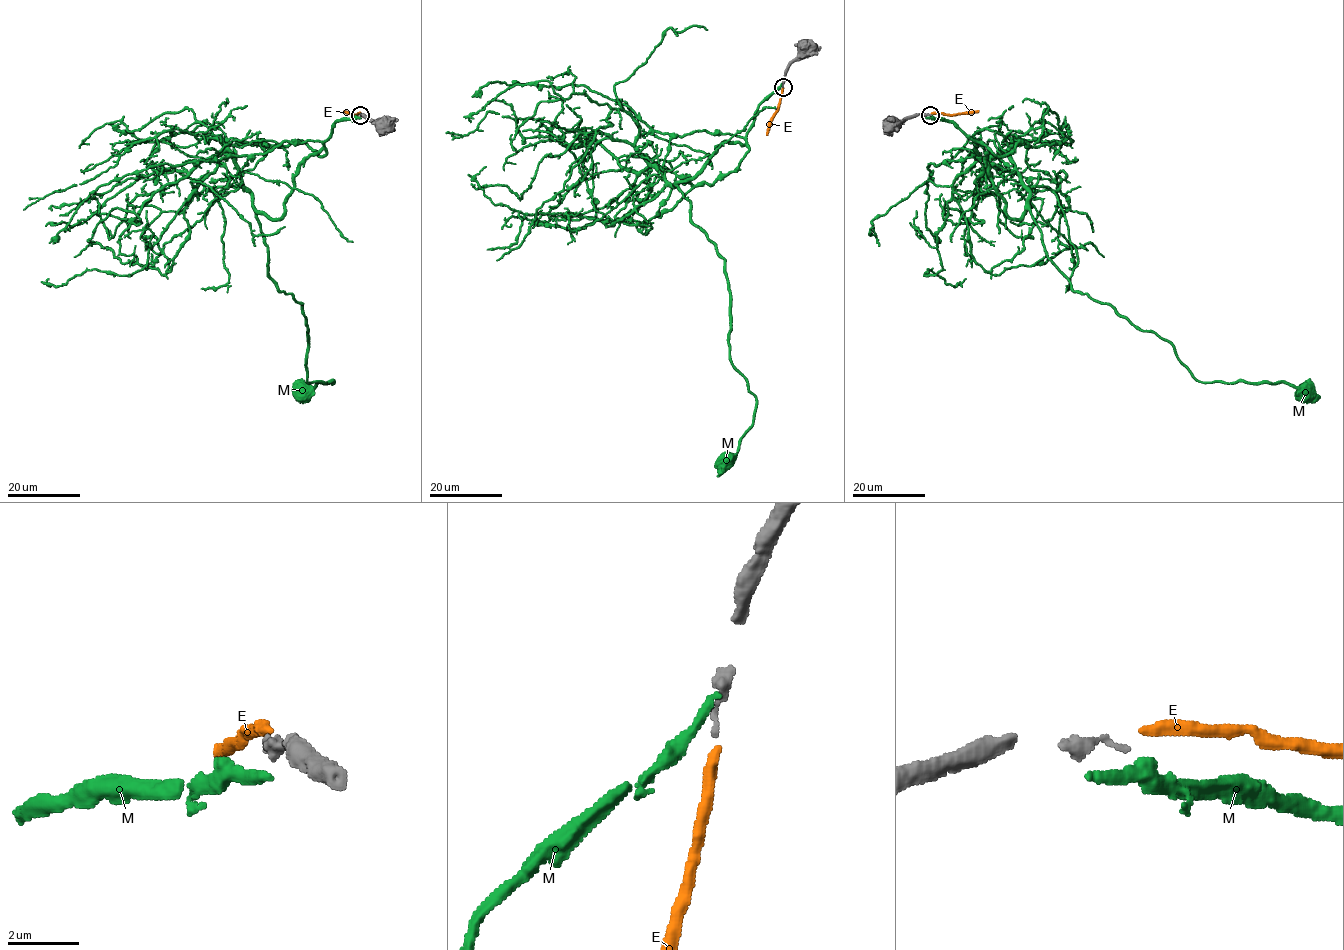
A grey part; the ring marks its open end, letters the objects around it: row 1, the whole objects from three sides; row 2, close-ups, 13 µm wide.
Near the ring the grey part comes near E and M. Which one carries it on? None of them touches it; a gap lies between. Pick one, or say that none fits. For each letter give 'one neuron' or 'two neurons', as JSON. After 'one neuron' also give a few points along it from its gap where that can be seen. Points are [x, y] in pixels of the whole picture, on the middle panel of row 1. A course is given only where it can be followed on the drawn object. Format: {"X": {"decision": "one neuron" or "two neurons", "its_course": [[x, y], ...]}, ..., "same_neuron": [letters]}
{"E": {"decision": "two neurons"}, "M": {"decision": "two neurons"}, "same_neuron": []}

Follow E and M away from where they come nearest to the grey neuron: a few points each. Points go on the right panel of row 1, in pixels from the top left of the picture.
E: (931, 114), (955, 114), (978, 110)
M: (929, 117), (987, 147), (1005, 212), (1029, 210), (1075, 291), (1154, 331), (1198, 380), (1305, 394)

